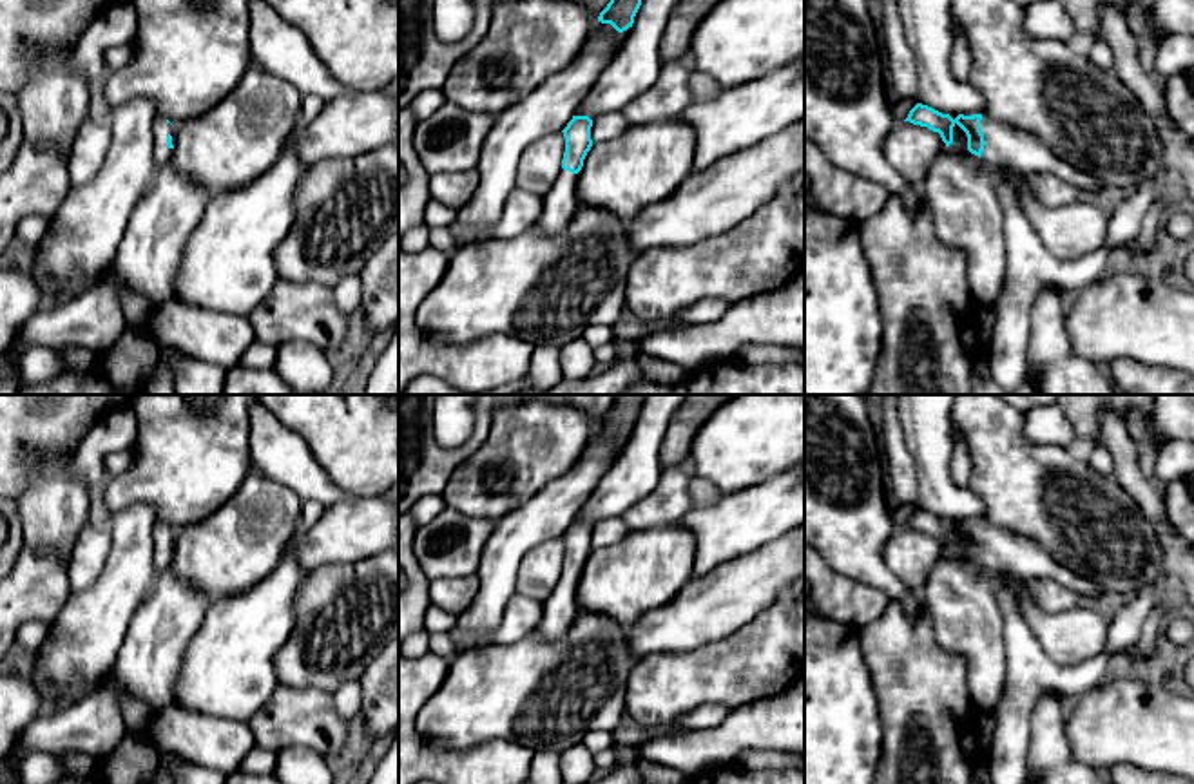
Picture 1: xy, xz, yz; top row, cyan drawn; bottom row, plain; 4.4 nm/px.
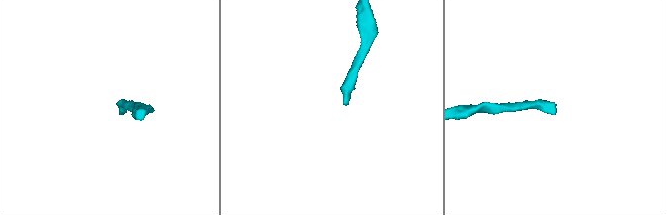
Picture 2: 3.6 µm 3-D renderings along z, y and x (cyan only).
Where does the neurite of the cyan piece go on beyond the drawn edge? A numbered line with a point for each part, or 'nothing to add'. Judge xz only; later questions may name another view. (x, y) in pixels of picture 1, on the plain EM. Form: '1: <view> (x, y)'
1: xz (560, 609)

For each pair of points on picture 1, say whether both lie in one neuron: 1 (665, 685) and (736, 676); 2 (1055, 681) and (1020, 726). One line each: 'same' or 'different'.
1: same
2: same

